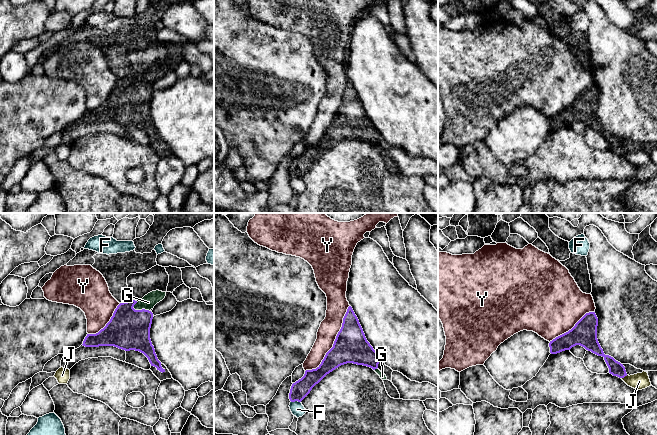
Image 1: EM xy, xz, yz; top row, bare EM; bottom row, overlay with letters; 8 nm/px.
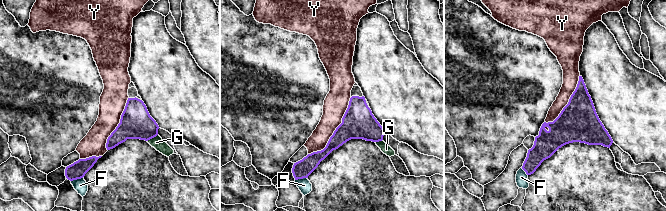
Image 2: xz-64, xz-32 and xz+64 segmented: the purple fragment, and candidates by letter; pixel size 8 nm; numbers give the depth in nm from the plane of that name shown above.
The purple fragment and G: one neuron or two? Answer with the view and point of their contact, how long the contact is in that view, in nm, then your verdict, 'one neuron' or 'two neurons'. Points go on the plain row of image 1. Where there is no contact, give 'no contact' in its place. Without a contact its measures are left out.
contact xy (142, 85); length 150 nm; one neuron

